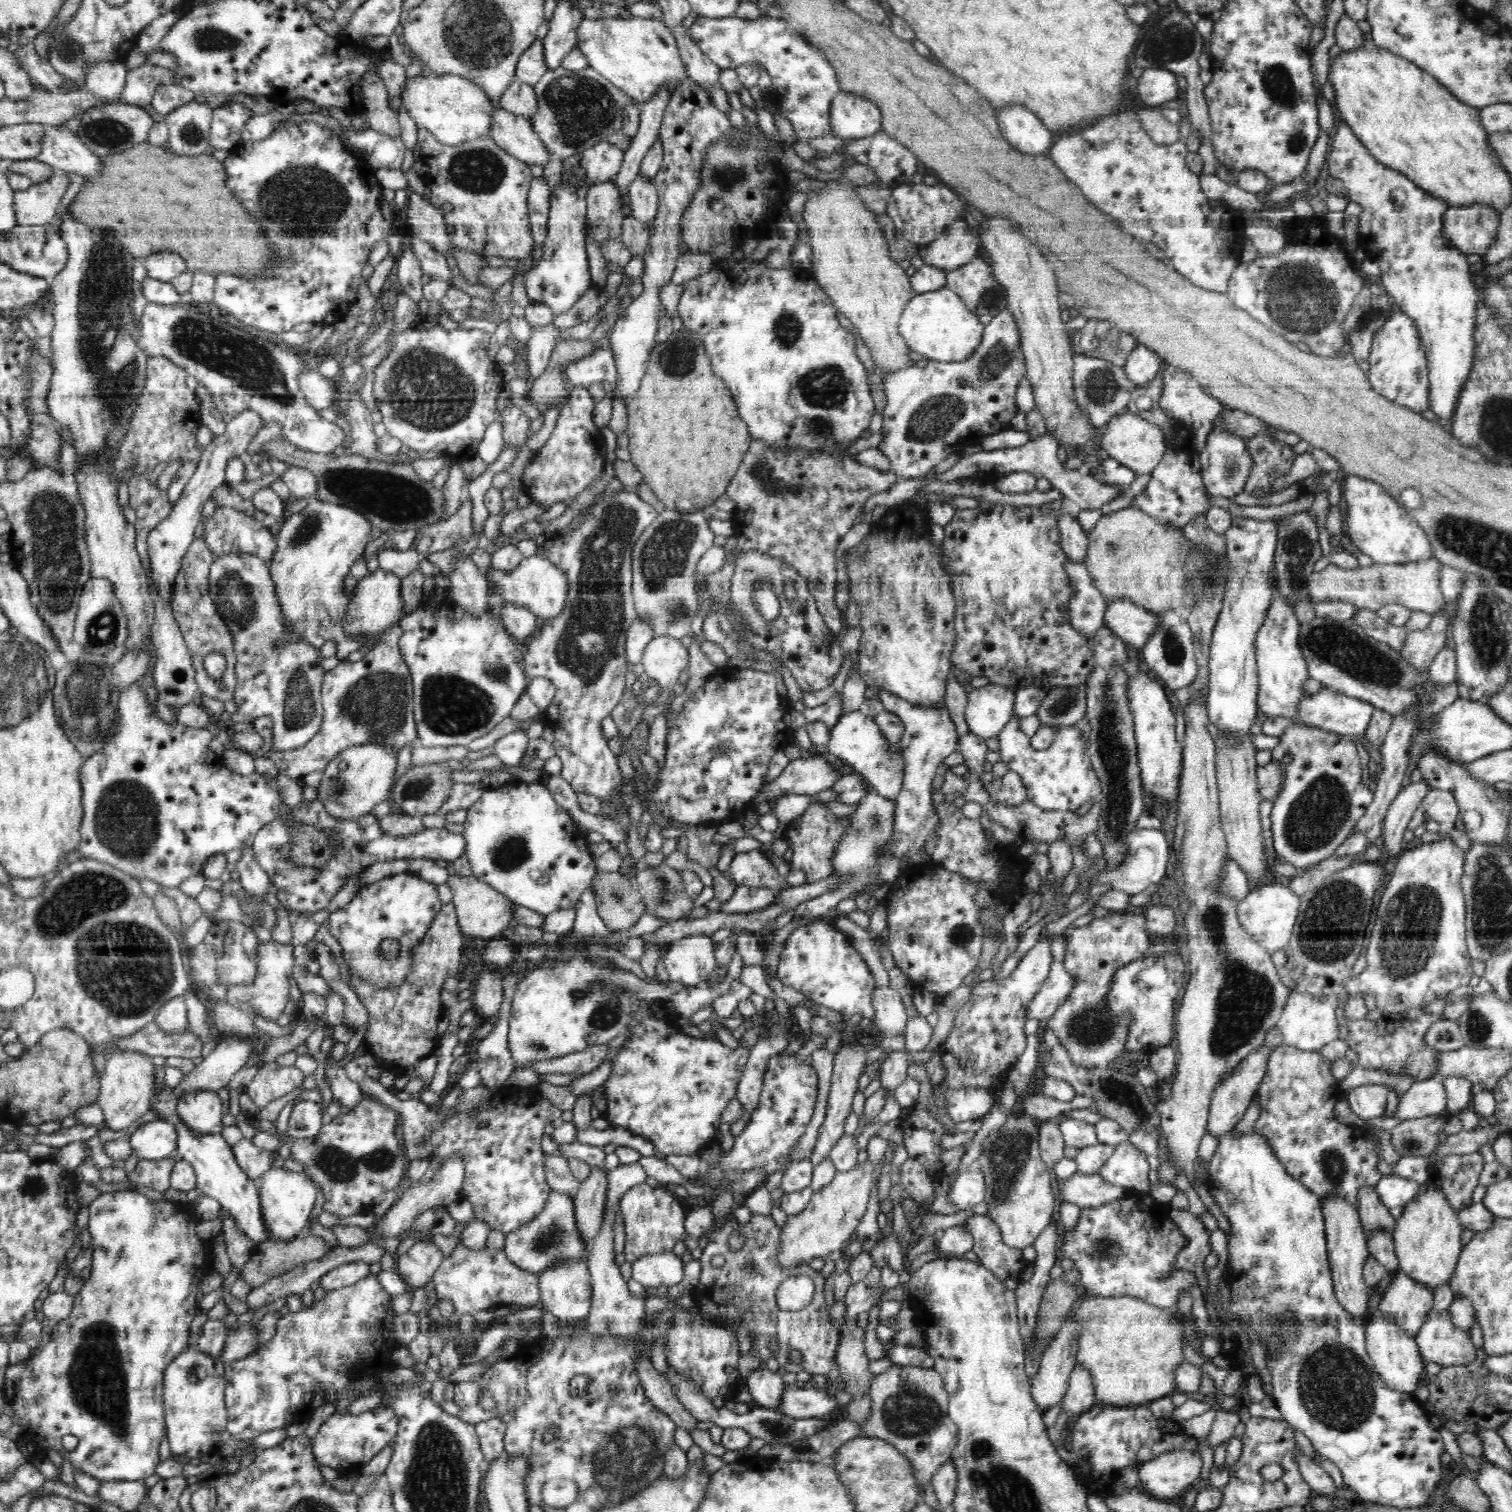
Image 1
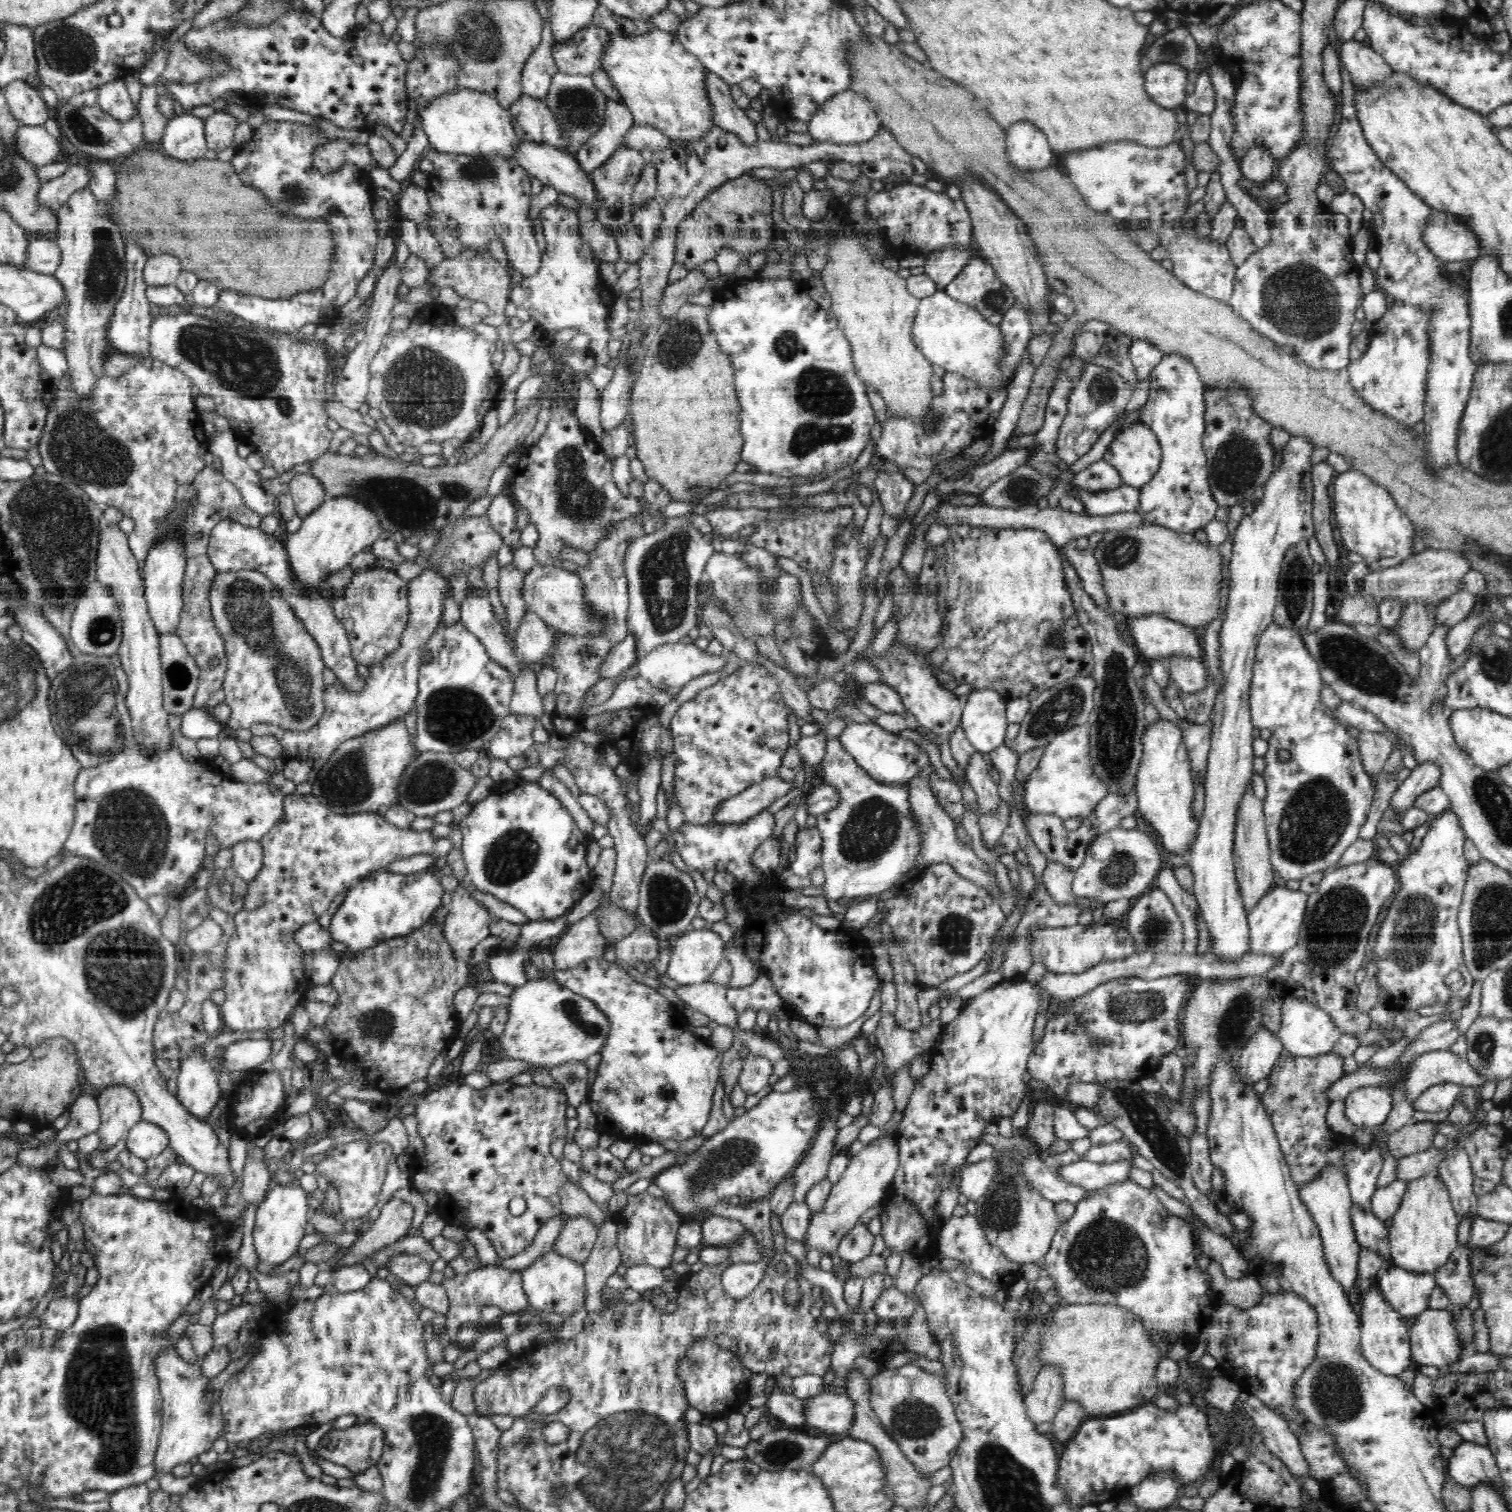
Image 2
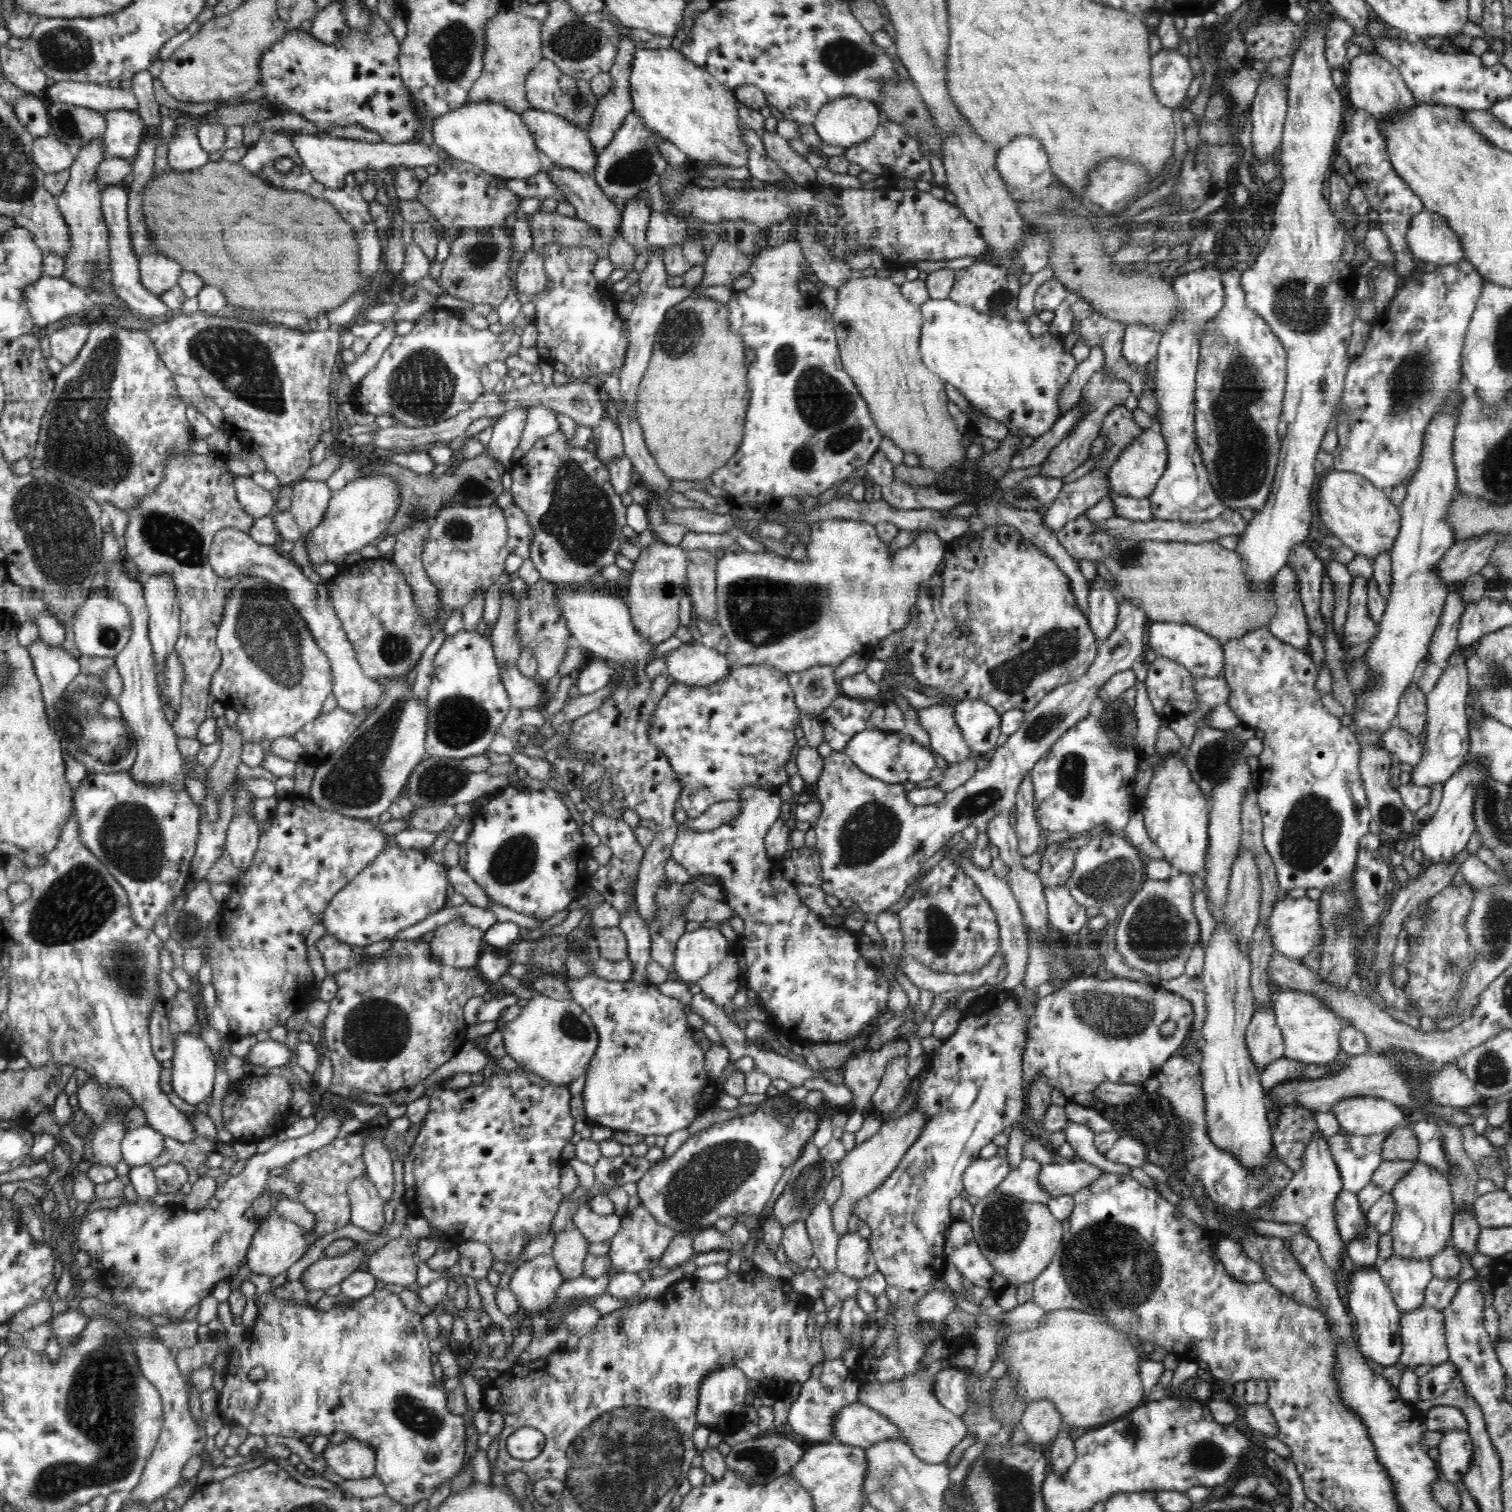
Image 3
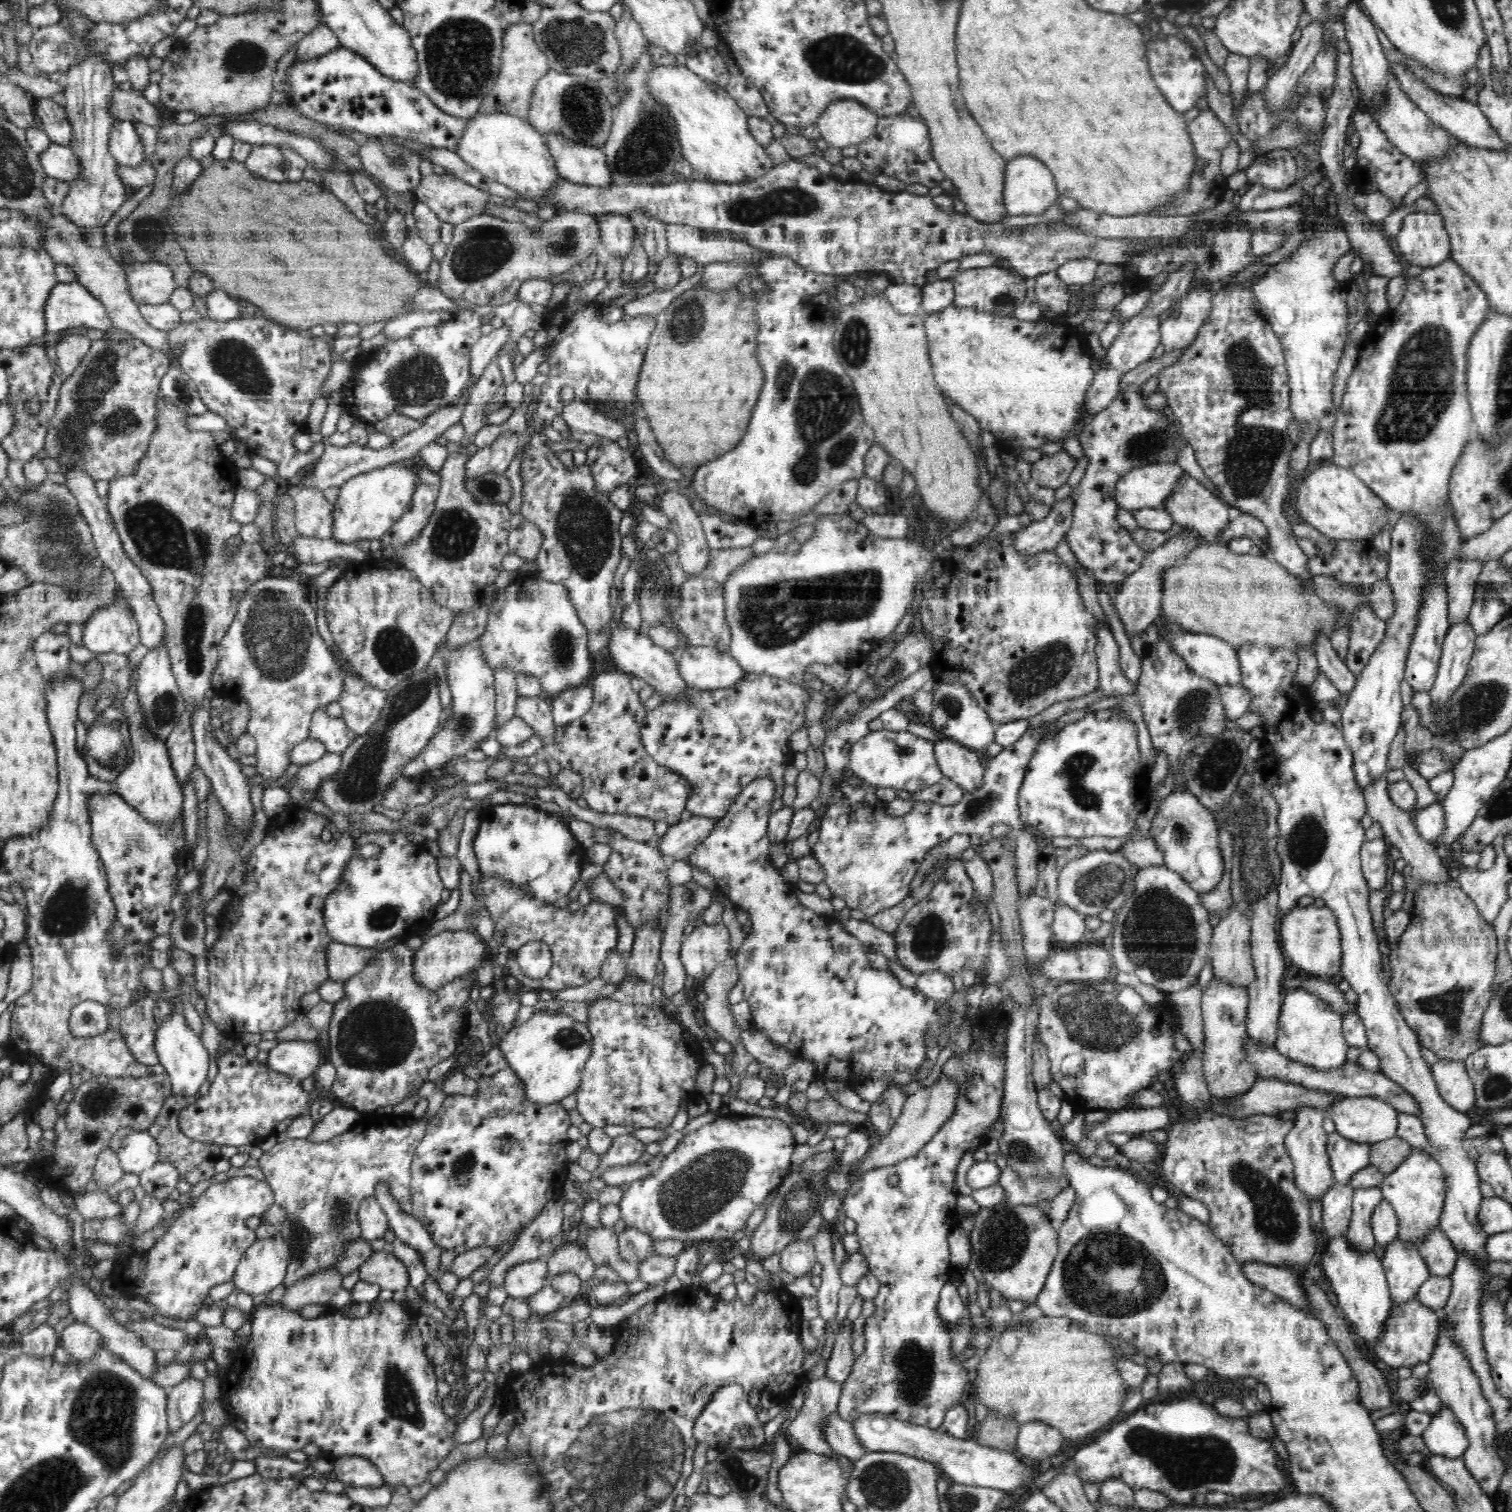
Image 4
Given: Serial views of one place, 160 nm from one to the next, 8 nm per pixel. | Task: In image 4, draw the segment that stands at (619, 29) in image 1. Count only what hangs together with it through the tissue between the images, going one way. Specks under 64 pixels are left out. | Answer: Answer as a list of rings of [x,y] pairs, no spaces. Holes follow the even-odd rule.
[[[660,64],[646,78],[646,87],[650,96],[670,109],[683,158],[692,165],[696,176],[728,184],[742,183],[764,176],[775,165],[749,131],[749,116],[718,84],[704,80],[686,65]]]

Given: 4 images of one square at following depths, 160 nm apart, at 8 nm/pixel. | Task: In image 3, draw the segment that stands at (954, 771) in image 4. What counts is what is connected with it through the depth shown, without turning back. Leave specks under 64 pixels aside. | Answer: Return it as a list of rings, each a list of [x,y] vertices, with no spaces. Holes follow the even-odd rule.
[[[936,704],[917,710],[917,716],[921,726],[929,733],[930,747],[949,766],[971,758],[971,749],[954,721],[952,706]]]

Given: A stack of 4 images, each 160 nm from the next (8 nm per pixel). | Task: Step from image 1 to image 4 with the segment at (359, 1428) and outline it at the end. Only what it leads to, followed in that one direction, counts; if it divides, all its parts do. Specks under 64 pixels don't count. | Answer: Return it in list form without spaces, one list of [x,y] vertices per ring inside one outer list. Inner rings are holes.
[[[362,1456],[333,1457],[332,1475],[345,1486],[376,1486],[386,1485],[382,1473],[374,1463]]]

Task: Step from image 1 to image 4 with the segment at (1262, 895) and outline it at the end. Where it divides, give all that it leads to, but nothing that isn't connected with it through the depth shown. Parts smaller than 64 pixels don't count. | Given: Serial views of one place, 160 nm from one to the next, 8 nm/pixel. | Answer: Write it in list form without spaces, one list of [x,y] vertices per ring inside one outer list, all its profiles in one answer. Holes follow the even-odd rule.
[[[1308,905],[1296,906],[1278,921],[1278,934],[1281,949],[1292,963],[1305,975],[1320,976],[1324,979],[1338,980],[1341,974],[1342,948],[1341,934],[1331,908]]]

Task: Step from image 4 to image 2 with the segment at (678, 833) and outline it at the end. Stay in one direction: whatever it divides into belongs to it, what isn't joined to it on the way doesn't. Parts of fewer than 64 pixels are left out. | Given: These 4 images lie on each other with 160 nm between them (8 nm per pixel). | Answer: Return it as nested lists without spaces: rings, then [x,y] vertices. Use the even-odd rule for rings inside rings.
[[[778,776],[762,780],[744,792],[722,802],[722,806],[718,806],[718,810],[714,812],[710,824],[744,823],[752,819],[752,816],[768,809],[778,798],[788,794],[791,787],[792,782],[784,781]]]

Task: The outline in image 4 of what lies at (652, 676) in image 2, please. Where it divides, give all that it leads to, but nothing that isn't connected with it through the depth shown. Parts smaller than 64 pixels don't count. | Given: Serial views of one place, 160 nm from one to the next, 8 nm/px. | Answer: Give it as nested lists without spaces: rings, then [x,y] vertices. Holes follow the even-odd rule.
[[[687,646],[678,653],[678,666],[690,688],[704,691],[738,687],[747,676],[731,654],[714,647]]]

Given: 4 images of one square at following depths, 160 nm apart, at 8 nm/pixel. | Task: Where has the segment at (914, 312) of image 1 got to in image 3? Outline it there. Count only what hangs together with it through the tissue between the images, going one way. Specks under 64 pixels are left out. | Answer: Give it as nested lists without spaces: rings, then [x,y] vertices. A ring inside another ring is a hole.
[[[950,297],[942,300],[929,298],[920,307],[923,316],[920,356],[922,362],[939,376],[943,384],[952,384],[968,400],[969,406],[979,408],[984,416],[1001,422],[1012,434],[1037,439],[1051,430],[1060,417],[1058,396],[1079,364],[1072,353],[1066,351],[1066,338],[1054,338],[1050,332],[1042,336],[1032,336],[1025,321],[990,316],[971,305],[958,304]]]

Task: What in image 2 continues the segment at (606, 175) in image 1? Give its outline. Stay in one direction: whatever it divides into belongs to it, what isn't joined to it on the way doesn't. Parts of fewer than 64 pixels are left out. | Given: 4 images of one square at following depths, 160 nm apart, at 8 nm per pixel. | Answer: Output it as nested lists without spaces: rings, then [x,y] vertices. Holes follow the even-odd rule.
[[[608,99],[602,126],[575,154],[582,171],[589,176],[605,160],[611,159],[634,123],[632,113],[625,103]]]

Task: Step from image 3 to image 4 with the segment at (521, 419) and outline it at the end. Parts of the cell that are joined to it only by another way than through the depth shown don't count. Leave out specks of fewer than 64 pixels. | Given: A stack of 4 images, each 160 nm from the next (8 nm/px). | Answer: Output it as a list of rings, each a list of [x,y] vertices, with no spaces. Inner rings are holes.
[[[508,430],[499,435],[490,446],[478,449],[466,461],[465,482],[490,472],[504,474],[519,449],[518,439],[515,431]]]

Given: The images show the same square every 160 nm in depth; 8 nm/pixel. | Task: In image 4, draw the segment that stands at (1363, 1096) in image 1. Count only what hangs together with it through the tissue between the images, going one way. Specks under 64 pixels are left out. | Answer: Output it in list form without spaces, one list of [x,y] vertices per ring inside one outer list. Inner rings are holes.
[[[1358,1096],[1356,1098],[1342,1098],[1332,1110],[1326,1112],[1335,1124],[1336,1131],[1347,1139],[1360,1144],[1374,1144],[1382,1140],[1397,1136],[1399,1111],[1390,1106],[1386,1101],[1370,1096]]]

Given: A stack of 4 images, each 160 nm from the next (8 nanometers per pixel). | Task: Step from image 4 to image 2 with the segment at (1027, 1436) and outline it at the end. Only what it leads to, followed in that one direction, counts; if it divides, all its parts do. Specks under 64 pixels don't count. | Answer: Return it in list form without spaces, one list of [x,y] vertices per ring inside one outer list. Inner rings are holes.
[[[1048,1364],[1040,1369],[1030,1394],[1024,1397],[1026,1414],[1034,1424],[1054,1420],[1065,1402],[1064,1389],[1061,1368]]]

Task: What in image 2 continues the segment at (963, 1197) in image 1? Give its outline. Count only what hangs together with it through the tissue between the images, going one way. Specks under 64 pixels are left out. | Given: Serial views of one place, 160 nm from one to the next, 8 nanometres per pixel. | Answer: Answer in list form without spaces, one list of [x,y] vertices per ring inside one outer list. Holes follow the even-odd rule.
[[[982,1160],[976,1164],[970,1164],[960,1178],[959,1190],[971,1201],[978,1201],[985,1196],[993,1184],[999,1172],[997,1160]]]

